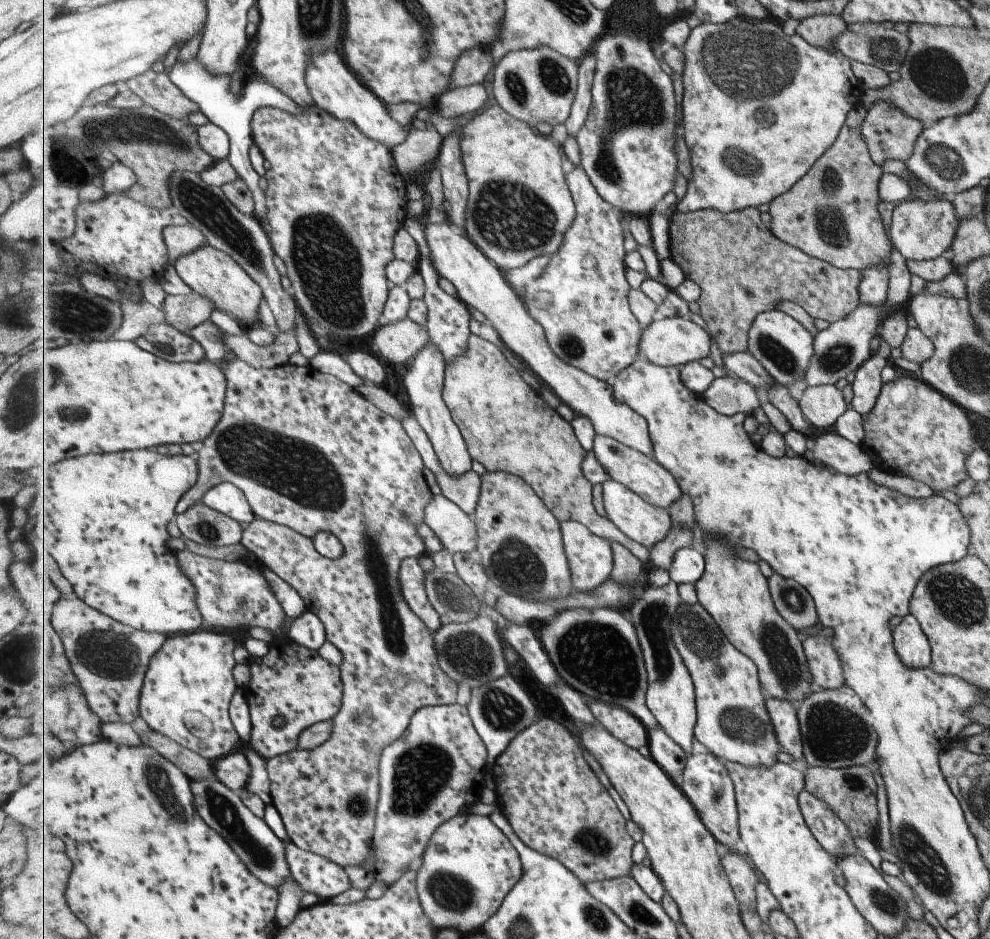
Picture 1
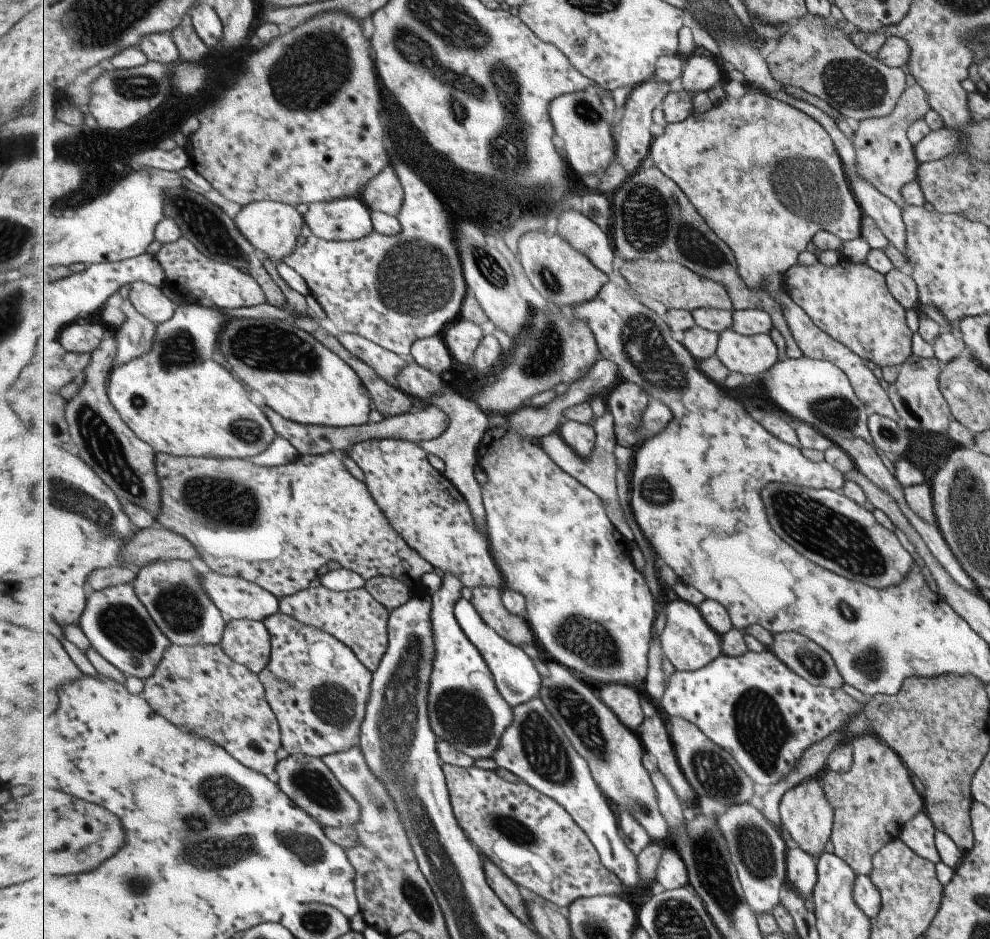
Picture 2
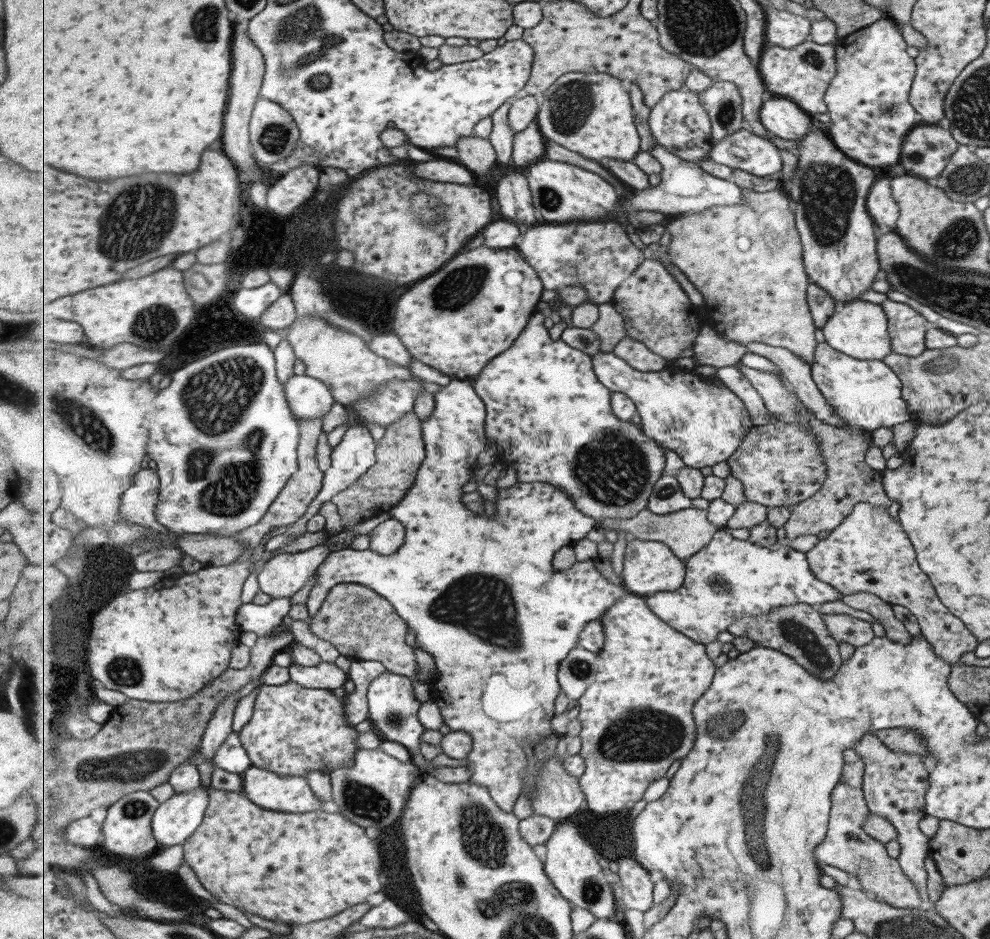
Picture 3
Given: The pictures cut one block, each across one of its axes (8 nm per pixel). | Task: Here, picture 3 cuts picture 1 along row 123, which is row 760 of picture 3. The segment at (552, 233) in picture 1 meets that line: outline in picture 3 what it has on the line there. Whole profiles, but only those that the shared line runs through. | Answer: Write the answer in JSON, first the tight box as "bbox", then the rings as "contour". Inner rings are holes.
{"bbox":[306,378,629,813],"contour":[[[454,378],[449,385],[441,387],[438,386],[435,389],[435,409],[433,413],[423,419],[423,440],[425,440],[425,448],[427,450],[427,456],[424,463],[418,472],[418,476],[415,480],[415,485],[409,490],[405,499],[395,508],[391,509],[389,515],[396,520],[399,520],[404,524],[407,531],[407,537],[405,538],[404,546],[391,557],[383,557],[379,554],[373,553],[371,550],[351,550],[348,547],[337,552],[332,552],[332,554],[319,566],[318,570],[318,581],[317,585],[312,587],[306,604],[309,609],[309,616],[315,616],[319,613],[321,605],[325,602],[326,597],[330,590],[341,584],[341,582],[355,582],[355,584],[363,584],[363,586],[369,586],[371,590],[375,590],[377,594],[381,594],[383,598],[391,601],[391,604],[395,606],[395,610],[402,616],[402,618],[408,623],[410,629],[415,633],[416,639],[415,644],[417,648],[420,648],[433,656],[438,672],[438,678],[434,681],[435,685],[435,702],[438,703],[441,712],[443,713],[443,718],[445,719],[445,724],[450,728],[451,731],[465,731],[472,734],[473,737],[473,750],[469,753],[467,758],[467,766],[472,774],[469,781],[477,783],[477,785],[489,787],[489,792],[492,797],[496,799],[497,804],[513,813],[513,806],[523,790],[523,777],[525,777],[526,764],[530,755],[523,750],[523,743],[533,743],[534,746],[543,740],[544,738],[553,734],[551,730],[551,718],[555,716],[555,700],[558,699],[559,694],[561,694],[561,686],[559,686],[559,680],[557,680],[557,674],[559,674],[559,668],[561,668],[561,662],[568,658],[569,653],[572,652],[573,648],[579,646],[579,636],[584,632],[586,625],[589,622],[601,620],[604,618],[603,614],[608,612],[615,602],[619,602],[625,594],[629,593],[629,590],[622,585],[613,584],[609,582],[597,562],[577,562],[573,567],[565,569],[565,571],[557,571],[555,569],[555,558],[556,554],[560,553],[562,549],[567,546],[574,545],[577,541],[581,541],[597,527],[597,522],[595,518],[584,514],[576,502],[567,491],[563,491],[561,488],[554,486],[553,483],[533,481],[533,482],[523,482],[518,481],[514,486],[510,488],[499,488],[498,500],[496,502],[495,508],[497,511],[497,516],[495,518],[487,518],[487,516],[477,516],[473,510],[469,510],[459,497],[461,497],[461,487],[465,486],[467,482],[473,478],[474,470],[479,464],[480,454],[487,449],[488,438],[486,432],[486,419],[487,419],[487,408],[485,406],[485,401],[481,399],[480,395],[477,394],[475,386],[471,379],[457,379]],[[539,598],[543,598],[543,604],[547,604],[547,620],[545,624],[541,626],[539,624]]]}

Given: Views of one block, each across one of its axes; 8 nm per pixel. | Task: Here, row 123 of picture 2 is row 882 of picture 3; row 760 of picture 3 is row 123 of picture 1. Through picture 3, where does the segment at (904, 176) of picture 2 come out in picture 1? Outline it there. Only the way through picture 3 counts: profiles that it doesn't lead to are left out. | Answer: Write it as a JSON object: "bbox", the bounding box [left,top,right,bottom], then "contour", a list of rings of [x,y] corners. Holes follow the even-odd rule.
{"bbox":[769,103,891,269],"contour":[[[861,103],[853,107],[843,122],[833,144],[814,163],[813,172],[803,176],[800,183],[792,190],[779,196],[769,204],[769,213],[772,217],[770,229],[780,240],[799,248],[801,252],[818,260],[827,261],[839,269],[871,268],[873,264],[881,264],[889,259],[891,244],[882,226],[877,212],[879,196],[877,196],[877,182],[881,177],[881,170],[871,161],[864,138],[860,136],[866,111]]]}

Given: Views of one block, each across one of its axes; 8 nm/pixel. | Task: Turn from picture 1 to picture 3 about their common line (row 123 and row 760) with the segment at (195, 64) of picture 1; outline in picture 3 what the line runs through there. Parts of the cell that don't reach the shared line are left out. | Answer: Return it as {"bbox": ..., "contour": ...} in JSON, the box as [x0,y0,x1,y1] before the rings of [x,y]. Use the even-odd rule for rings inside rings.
{"bbox":[215,732,254,774],"contour":[[[234,732],[225,739],[225,743],[215,751],[215,766],[227,772],[243,774],[254,764],[241,740],[240,733]]]}

